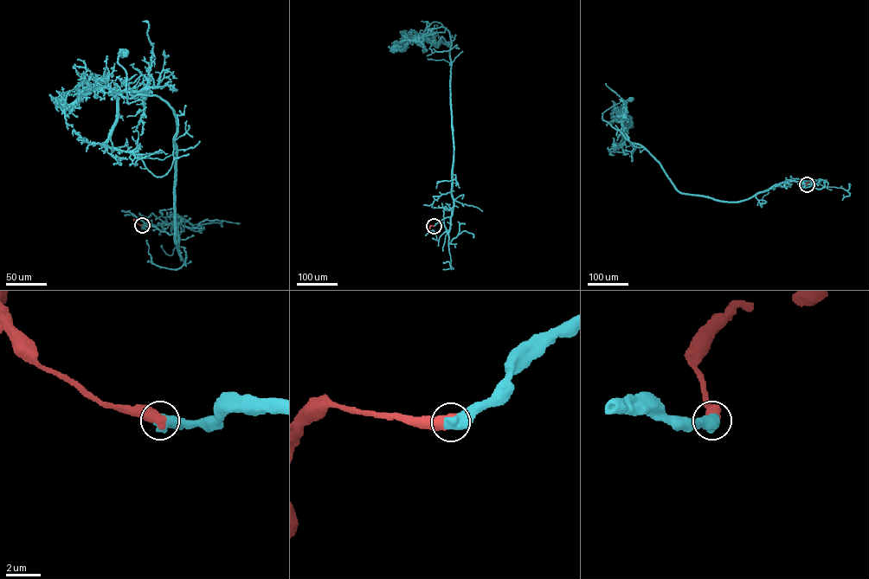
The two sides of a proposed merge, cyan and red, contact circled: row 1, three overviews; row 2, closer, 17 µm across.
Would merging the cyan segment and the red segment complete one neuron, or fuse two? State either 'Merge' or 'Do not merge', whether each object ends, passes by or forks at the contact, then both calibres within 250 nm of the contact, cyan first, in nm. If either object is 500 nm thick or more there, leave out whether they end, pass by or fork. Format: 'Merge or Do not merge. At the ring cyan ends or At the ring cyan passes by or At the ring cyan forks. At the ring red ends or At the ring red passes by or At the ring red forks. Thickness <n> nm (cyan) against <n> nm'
Merge. Thickness 750 nm (cyan) against 750 nm

